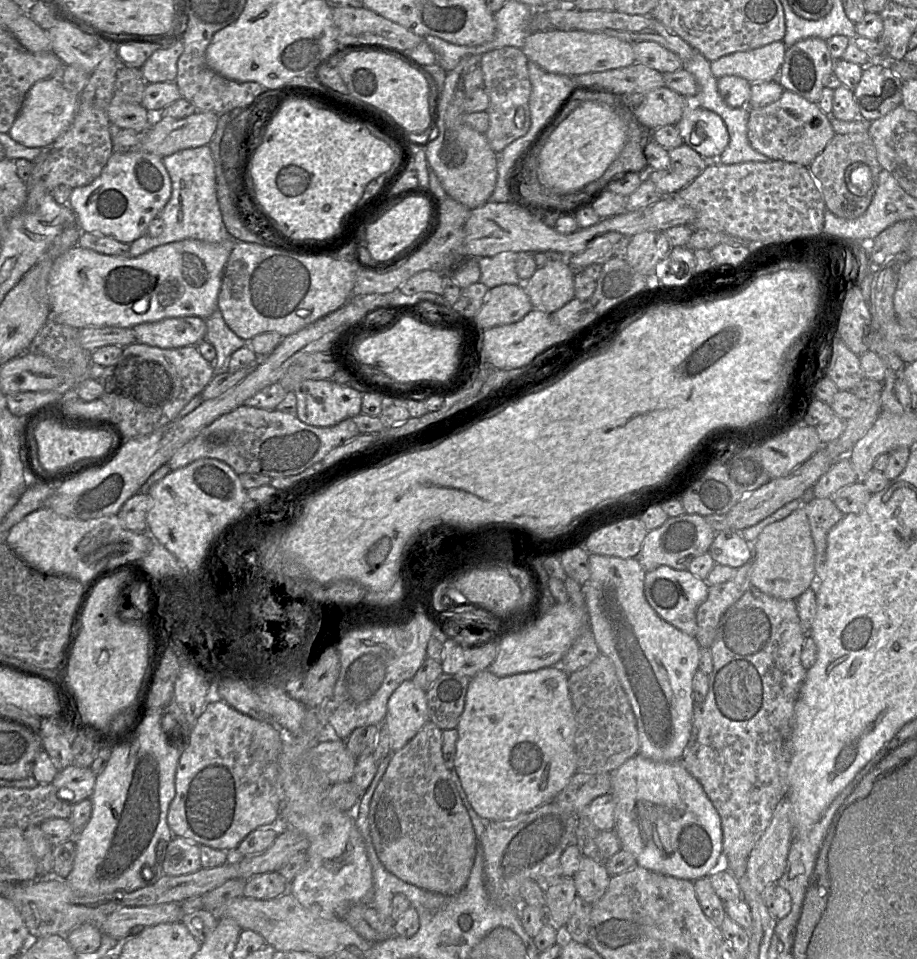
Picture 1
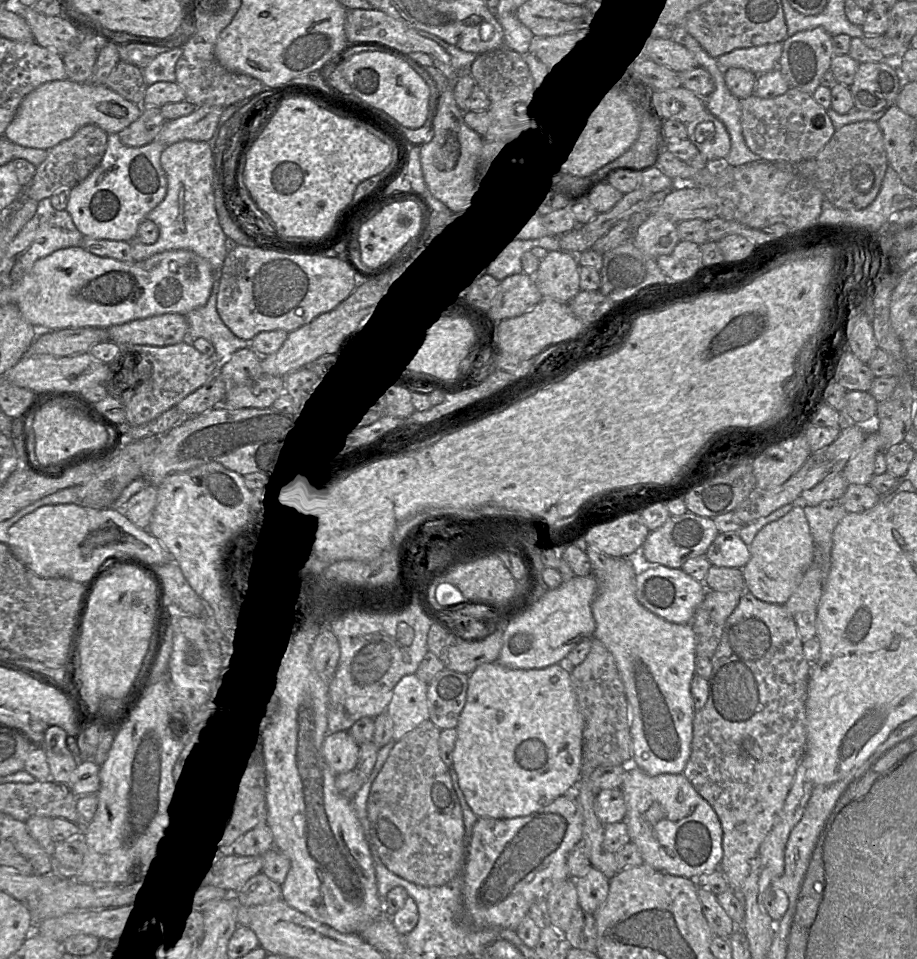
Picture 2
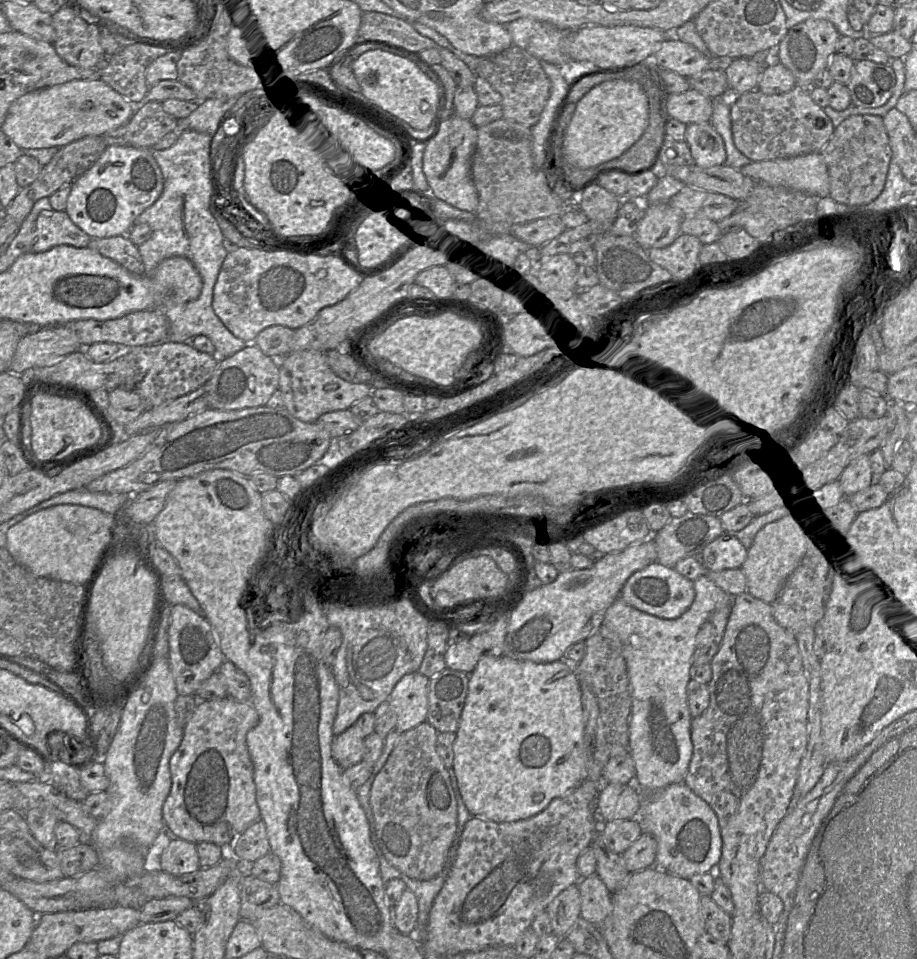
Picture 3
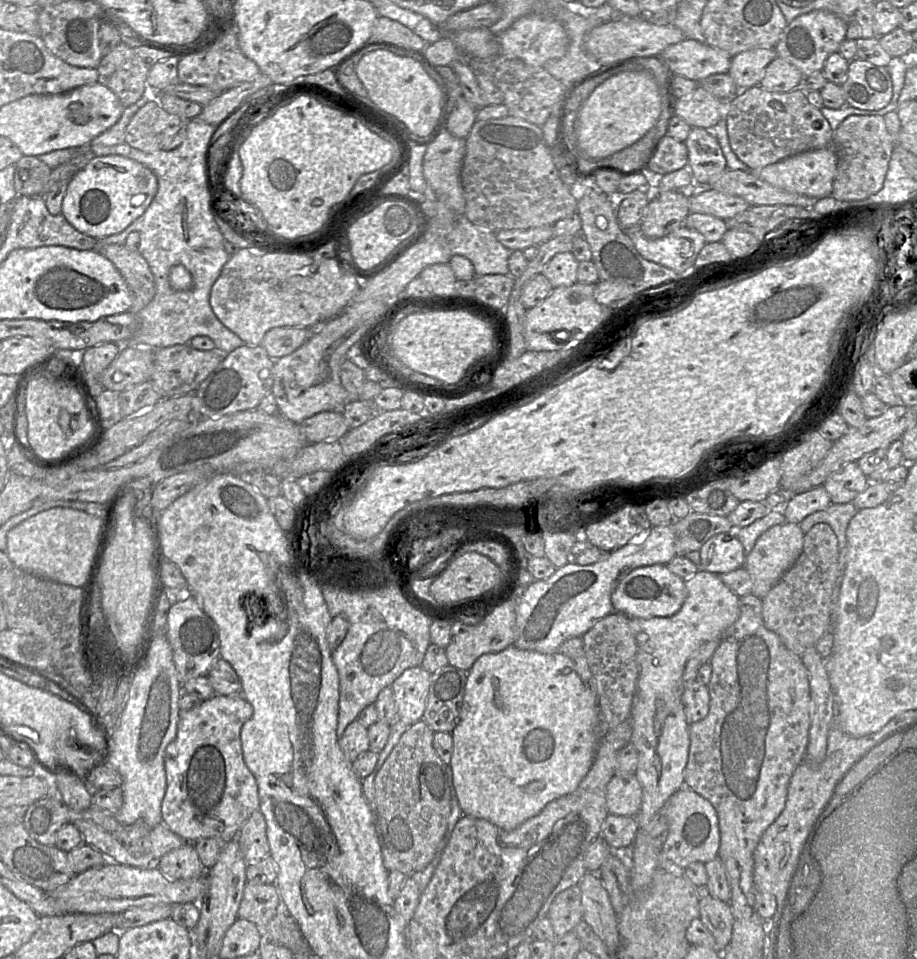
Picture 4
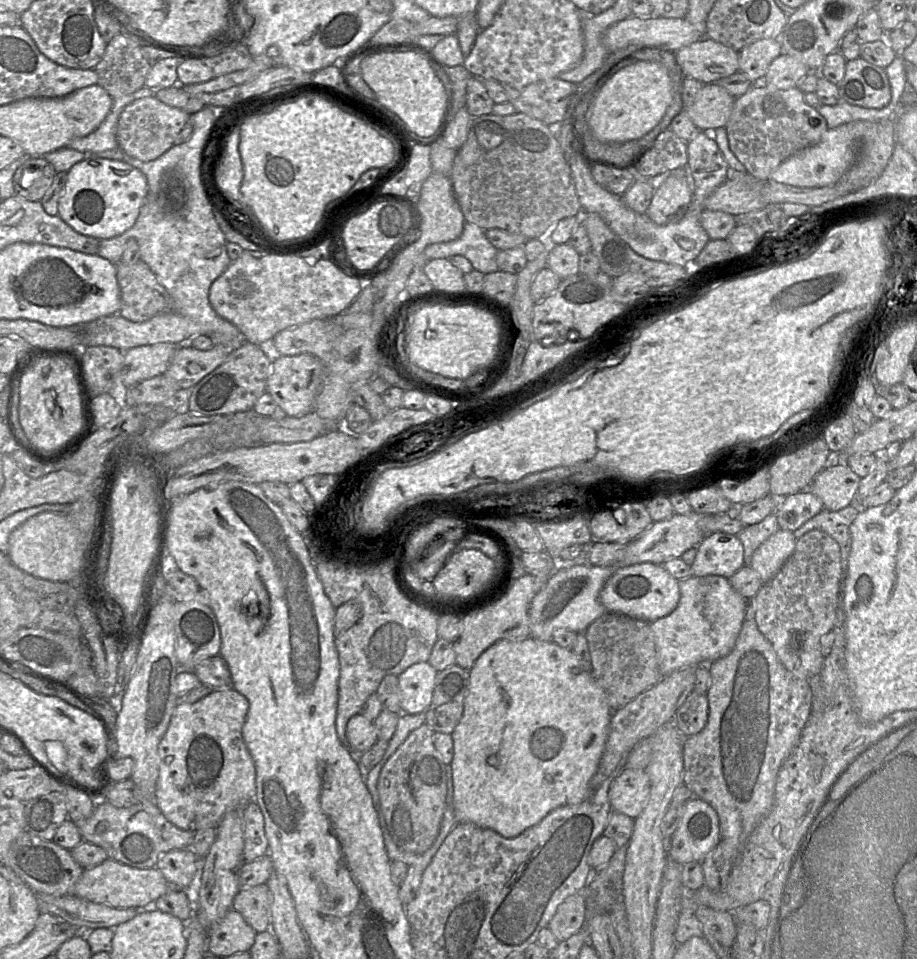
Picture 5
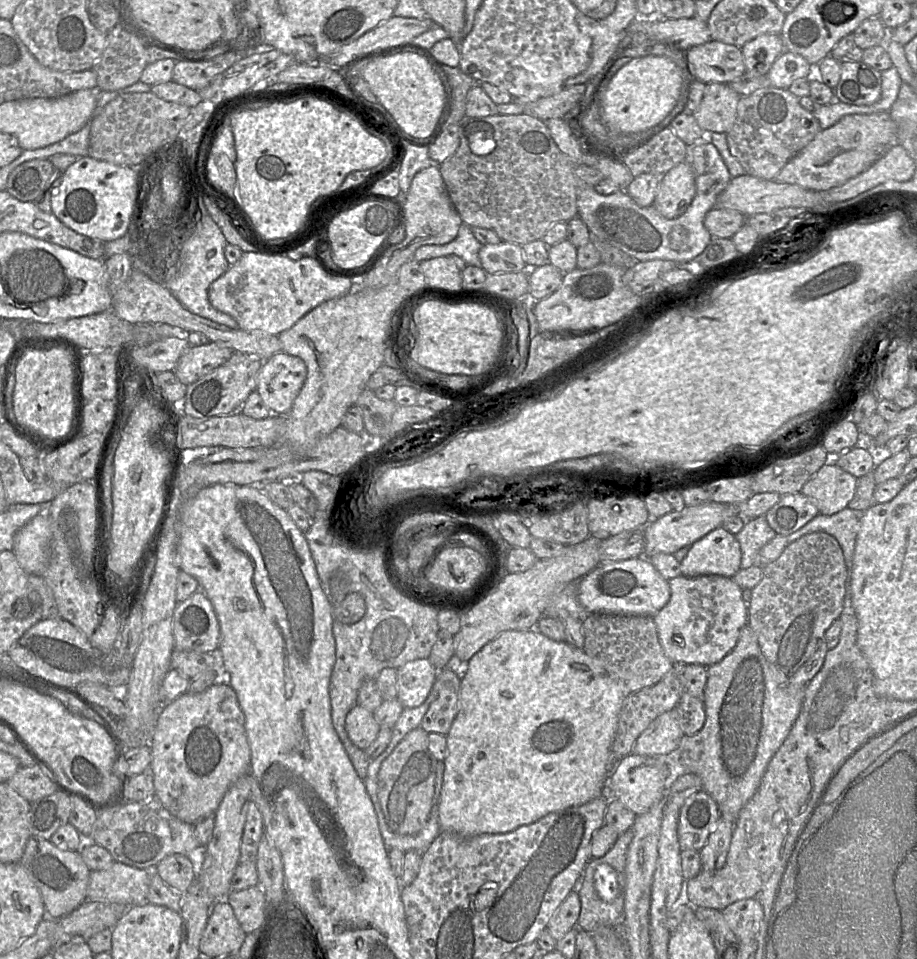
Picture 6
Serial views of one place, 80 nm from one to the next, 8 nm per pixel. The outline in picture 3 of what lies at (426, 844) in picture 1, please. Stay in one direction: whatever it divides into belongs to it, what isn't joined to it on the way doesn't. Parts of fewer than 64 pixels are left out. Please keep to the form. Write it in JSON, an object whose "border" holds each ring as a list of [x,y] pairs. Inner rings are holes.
{"border":[[[427,721],[402,733],[370,791],[376,837],[384,857],[416,880],[430,880],[443,871],[457,831],[457,801],[448,769],[436,751],[437,735]]]}

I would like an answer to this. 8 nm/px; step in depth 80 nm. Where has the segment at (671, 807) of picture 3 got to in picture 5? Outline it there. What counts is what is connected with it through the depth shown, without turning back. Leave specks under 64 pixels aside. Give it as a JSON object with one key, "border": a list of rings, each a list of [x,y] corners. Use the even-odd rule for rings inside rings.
{"border":[[[692,796],[684,803],[678,825],[669,840],[667,856],[683,865],[702,860],[720,842],[716,810],[705,800]]]}

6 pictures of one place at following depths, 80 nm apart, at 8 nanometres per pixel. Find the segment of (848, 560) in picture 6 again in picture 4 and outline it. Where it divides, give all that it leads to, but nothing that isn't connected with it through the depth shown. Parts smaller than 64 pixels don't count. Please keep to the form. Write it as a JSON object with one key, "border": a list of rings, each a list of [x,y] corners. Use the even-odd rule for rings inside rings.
{"border":[[[852,502],[844,504],[831,503],[825,510],[817,511],[807,516],[799,524],[804,535],[818,523],[826,523],[832,528],[838,540],[838,576],[844,576],[847,558],[846,531],[849,522],[857,512],[858,509]]]}

